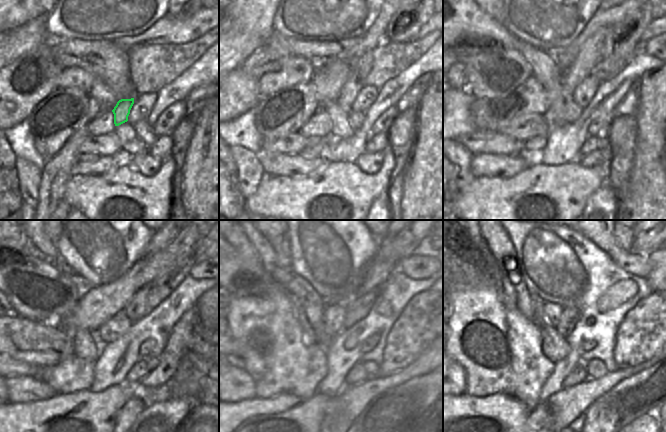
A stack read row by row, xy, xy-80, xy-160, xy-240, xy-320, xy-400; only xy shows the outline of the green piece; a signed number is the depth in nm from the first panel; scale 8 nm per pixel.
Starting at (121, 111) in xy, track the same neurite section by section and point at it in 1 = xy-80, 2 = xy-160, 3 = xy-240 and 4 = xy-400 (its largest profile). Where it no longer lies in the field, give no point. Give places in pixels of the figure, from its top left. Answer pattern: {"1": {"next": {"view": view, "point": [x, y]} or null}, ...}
{"1": {"next": {"view": "xy-80", "point": [355, 81]}}, "2": {"next": {"view": "xy-160", "point": [594, 50]}}, "3": {"next": {"view": "xy-240", "point": [158, 241]}}, "4": {"next": {"view": "xy-400", "point": [624, 240]}}}

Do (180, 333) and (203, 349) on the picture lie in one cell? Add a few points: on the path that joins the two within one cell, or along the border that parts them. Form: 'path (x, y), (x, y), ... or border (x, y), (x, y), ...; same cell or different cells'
border (199, 328), (196, 345), (191, 350); different cells

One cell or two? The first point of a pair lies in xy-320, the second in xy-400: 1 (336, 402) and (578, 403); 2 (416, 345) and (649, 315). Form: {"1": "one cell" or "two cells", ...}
{"1": "two cells", "2": "one cell"}

